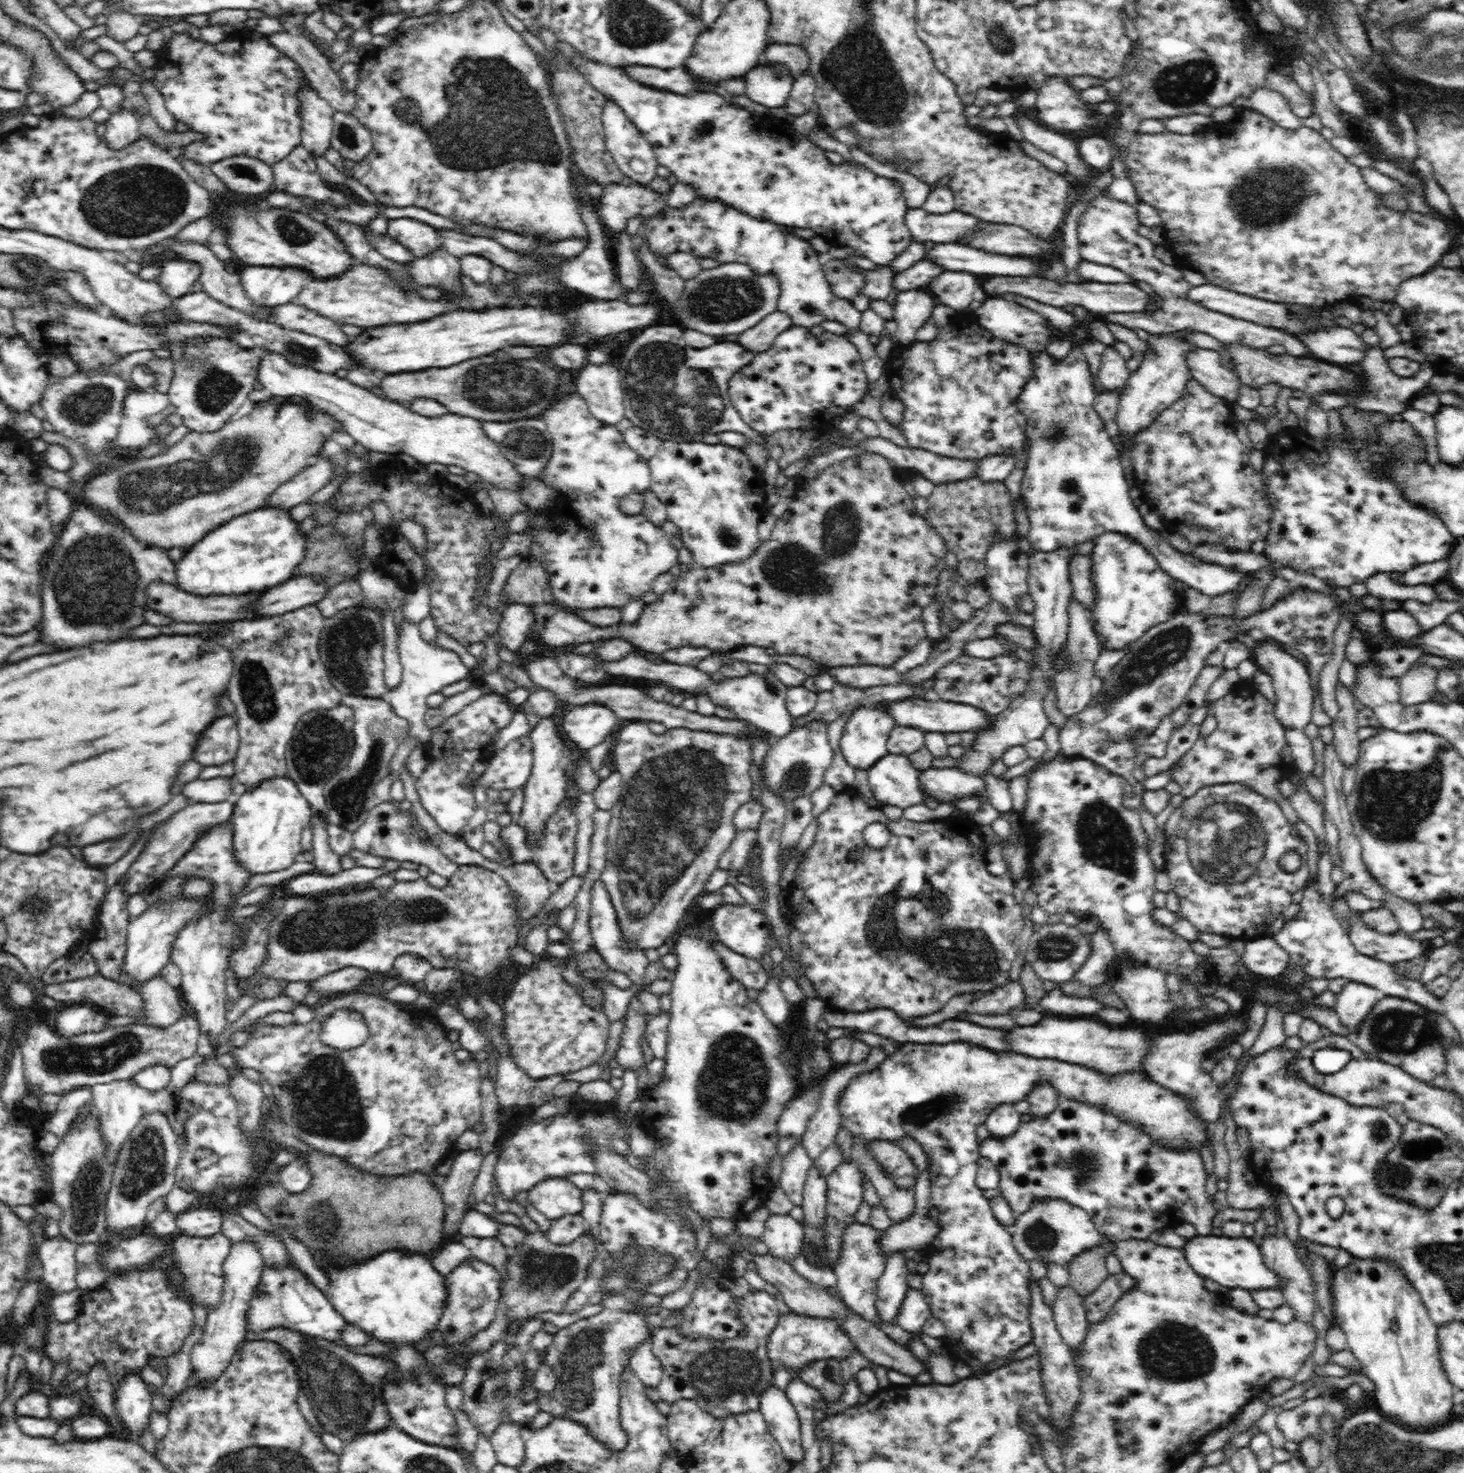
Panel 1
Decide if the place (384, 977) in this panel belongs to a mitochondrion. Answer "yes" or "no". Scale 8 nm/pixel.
no

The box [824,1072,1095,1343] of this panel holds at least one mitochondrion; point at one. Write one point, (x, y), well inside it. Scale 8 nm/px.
(917, 1116)

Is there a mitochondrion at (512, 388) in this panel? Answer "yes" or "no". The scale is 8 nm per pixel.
yes

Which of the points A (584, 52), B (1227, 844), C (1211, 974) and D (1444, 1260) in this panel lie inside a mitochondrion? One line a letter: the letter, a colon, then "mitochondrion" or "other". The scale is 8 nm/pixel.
A: other
B: mitochondrion
C: other
D: mitochondrion

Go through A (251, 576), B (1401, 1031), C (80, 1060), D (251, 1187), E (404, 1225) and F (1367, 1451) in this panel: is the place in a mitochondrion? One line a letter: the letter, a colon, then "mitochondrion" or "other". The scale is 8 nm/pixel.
A: other
B: mitochondrion
C: mitochondrion
D: other
E: other
F: mitochondrion

